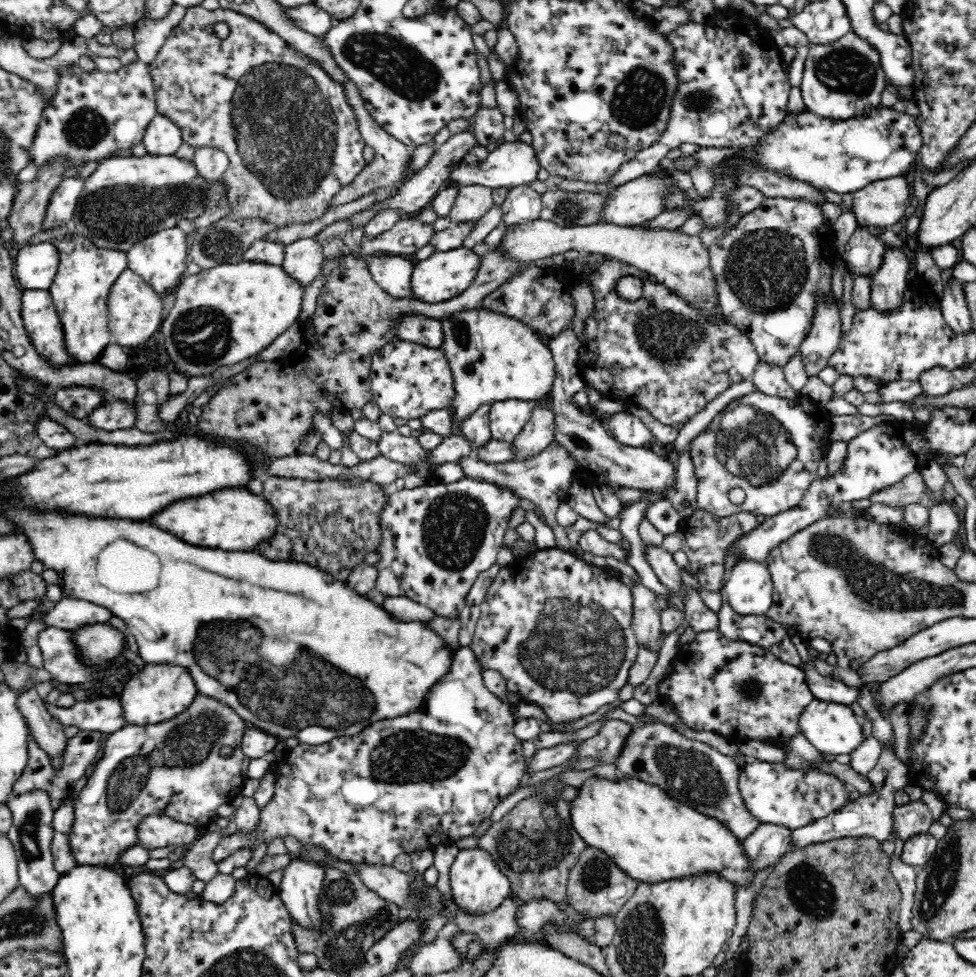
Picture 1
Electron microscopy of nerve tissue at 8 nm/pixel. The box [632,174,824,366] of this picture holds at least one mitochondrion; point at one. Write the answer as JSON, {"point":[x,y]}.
{"point":[766,270]}

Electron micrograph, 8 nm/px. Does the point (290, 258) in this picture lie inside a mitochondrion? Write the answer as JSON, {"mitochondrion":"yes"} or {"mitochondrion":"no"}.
{"mitochondrion":"no"}

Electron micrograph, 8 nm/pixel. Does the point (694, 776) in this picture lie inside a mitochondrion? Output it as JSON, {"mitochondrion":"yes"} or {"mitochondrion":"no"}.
{"mitochondrion":"yes"}

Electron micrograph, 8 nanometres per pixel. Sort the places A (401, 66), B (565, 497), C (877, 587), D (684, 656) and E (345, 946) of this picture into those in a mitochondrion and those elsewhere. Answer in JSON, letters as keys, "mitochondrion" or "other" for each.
{"A":"mitochondrion","B":"other","C":"mitochondrion","D":"other","E":"mitochondrion"}

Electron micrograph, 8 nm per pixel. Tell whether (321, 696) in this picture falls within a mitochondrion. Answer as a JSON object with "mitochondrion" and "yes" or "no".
{"mitochondrion":"yes"}

